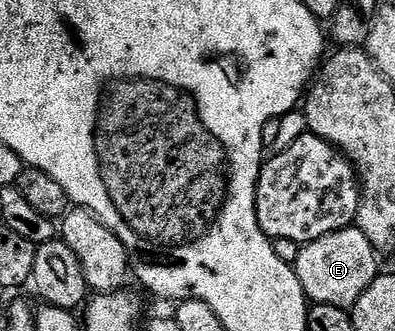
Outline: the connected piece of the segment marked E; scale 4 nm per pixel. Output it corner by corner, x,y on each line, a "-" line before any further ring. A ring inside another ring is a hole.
347,228
320,236
320,240
315,242
305,243
292,265
311,303
350,310
356,300
364,296
368,284
372,284
372,280
379,275
378,254
379,251
362,230

